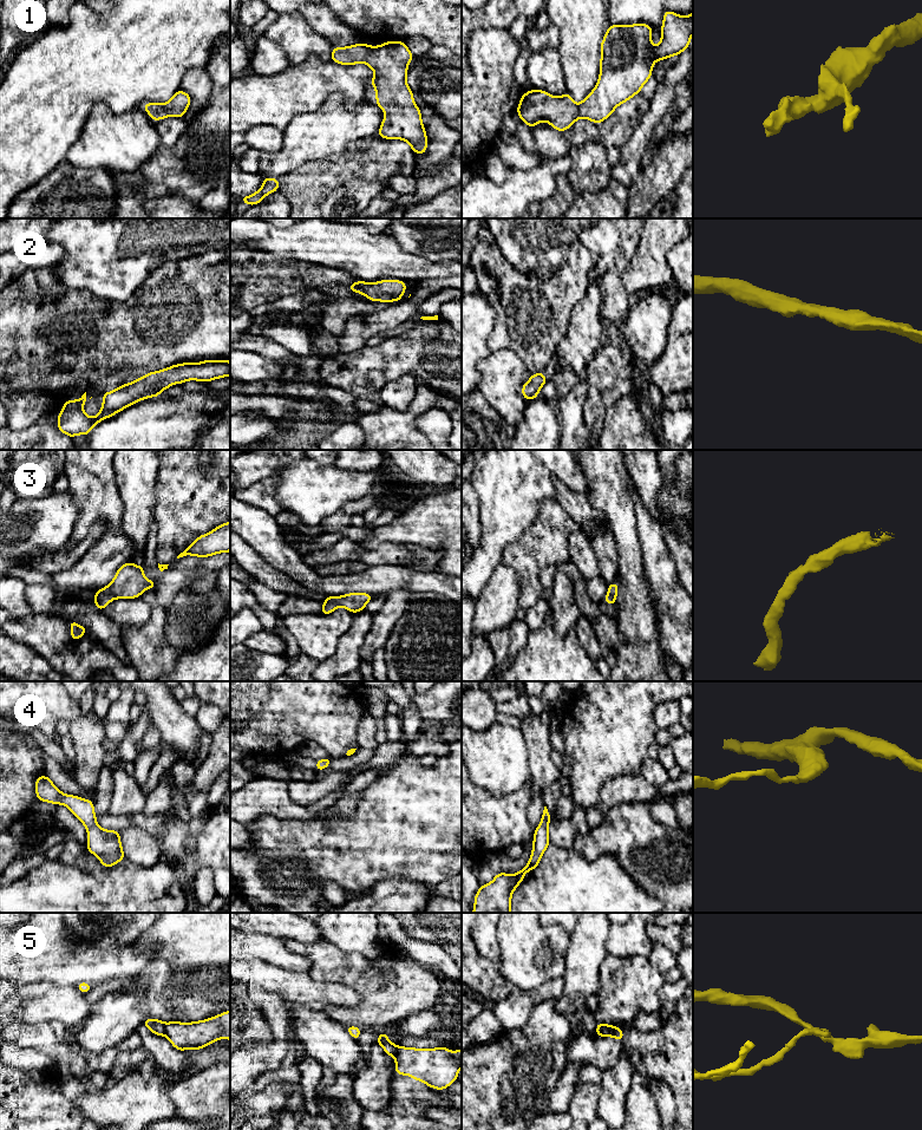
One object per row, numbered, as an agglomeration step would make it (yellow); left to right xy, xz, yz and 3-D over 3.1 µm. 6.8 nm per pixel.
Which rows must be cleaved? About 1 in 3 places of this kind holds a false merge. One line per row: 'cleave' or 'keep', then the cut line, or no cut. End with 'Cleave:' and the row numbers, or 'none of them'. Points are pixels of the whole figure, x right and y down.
1: keep | no cut
2: keep | no cut
3: keep | no cut
4: keep | no cut
5: cleave | xy (164, 1024), (165, 1034)
Cleave: 5

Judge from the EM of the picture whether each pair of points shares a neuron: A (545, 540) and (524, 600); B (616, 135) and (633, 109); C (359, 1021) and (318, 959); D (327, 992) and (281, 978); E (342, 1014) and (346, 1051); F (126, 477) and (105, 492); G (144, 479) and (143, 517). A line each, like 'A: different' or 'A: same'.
A: same
B: same
C: same
D: same
E: different
F: different
G: same

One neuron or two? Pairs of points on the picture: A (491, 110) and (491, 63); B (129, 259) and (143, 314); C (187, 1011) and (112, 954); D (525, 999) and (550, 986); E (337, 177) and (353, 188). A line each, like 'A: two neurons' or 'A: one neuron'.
A: one neuron
B: two neurons
C: two neurons
D: one neuron
E: two neurons

